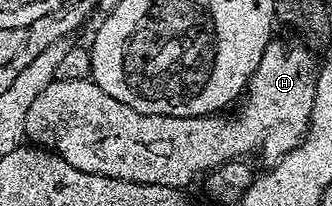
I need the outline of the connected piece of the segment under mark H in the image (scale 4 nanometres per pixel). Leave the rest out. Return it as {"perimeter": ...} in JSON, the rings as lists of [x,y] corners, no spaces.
{"perimeter":[[[271,40],[266,45],[264,56],[260,56],[260,64],[244,91],[246,106],[240,107],[235,114],[200,118],[141,114],[136,112],[136,108],[128,108],[128,104],[120,104],[120,100],[108,96],[108,92],[101,90],[90,78],[56,80],[48,84],[48,88],[44,88],[40,96],[36,96],[32,108],[28,108],[26,138],[39,147],[53,150],[61,158],[68,160],[72,168],[80,168],[80,172],[92,172],[100,176],[119,178],[125,182],[139,182],[153,186],[186,188],[193,178],[201,179],[226,162],[249,159],[251,157],[249,154],[262,153],[266,164],[279,162],[288,152],[301,146],[310,127],[314,103],[315,51],[305,44],[294,42]]]}

